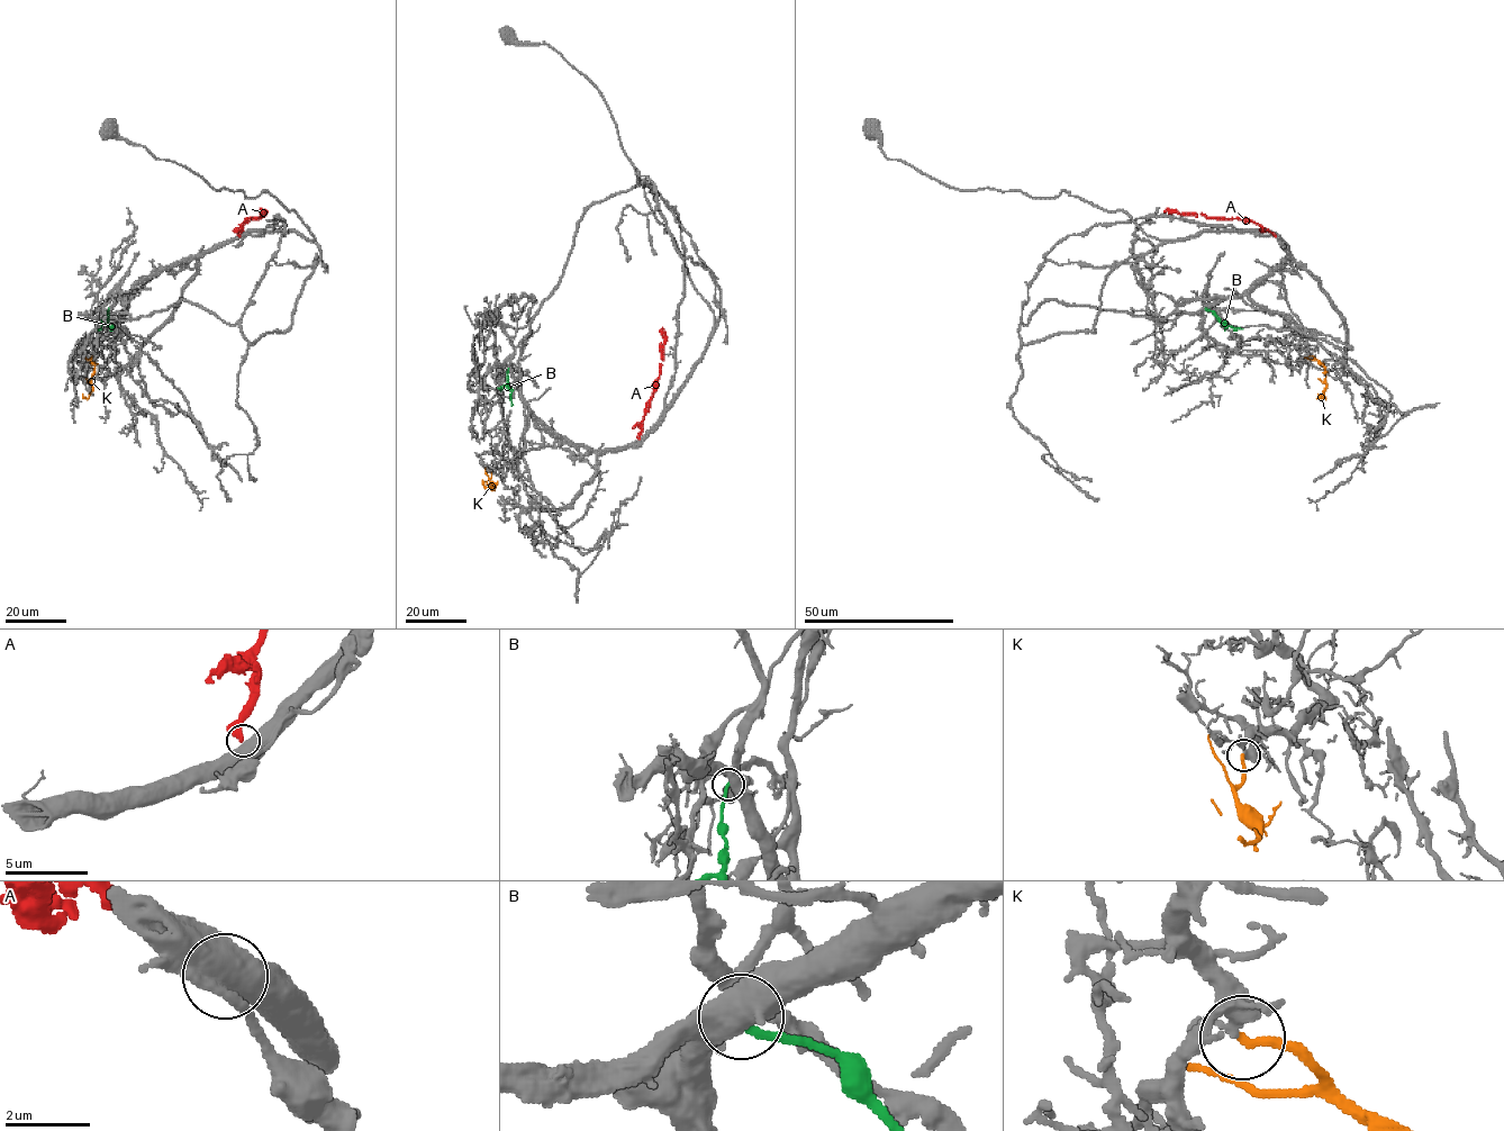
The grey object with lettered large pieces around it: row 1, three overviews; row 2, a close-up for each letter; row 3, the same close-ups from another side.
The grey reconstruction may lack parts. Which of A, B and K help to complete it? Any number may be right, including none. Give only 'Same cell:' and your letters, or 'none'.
Same cell: K

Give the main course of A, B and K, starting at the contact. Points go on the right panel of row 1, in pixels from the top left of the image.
A: (1276, 235), (1246, 219), (1165, 211)
B: (1206, 308), (1225, 325), (1242, 328)
K: (1310, 355), (1325, 371), (1325, 399), (1319, 394)

